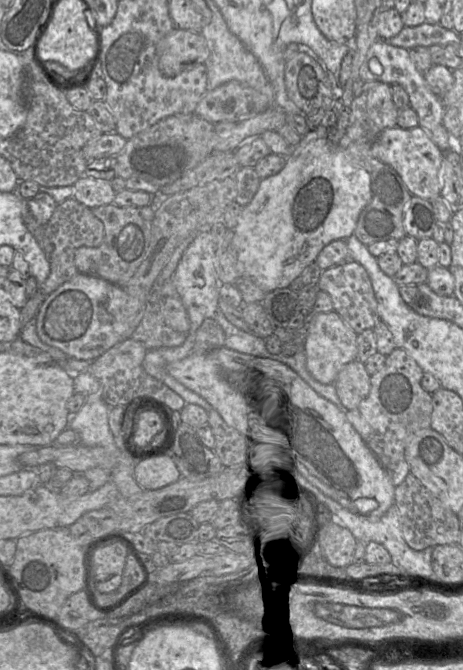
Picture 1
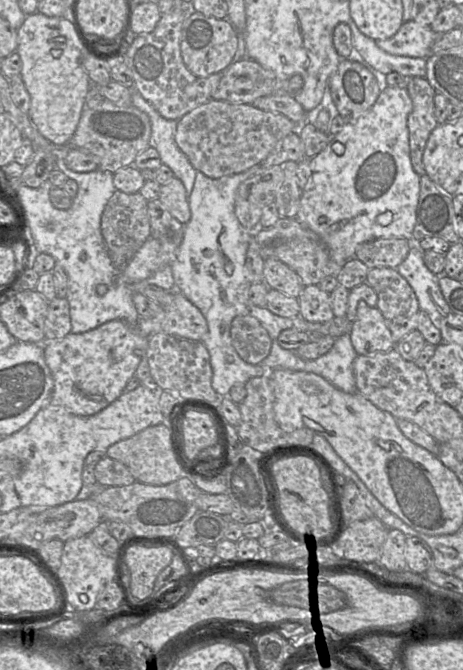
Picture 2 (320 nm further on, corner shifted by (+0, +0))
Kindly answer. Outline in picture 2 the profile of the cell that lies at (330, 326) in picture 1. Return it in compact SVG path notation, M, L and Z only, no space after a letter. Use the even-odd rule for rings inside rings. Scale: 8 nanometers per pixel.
M363 301L358 304L349 337L358 356L391 351L396 344L381 311Z

